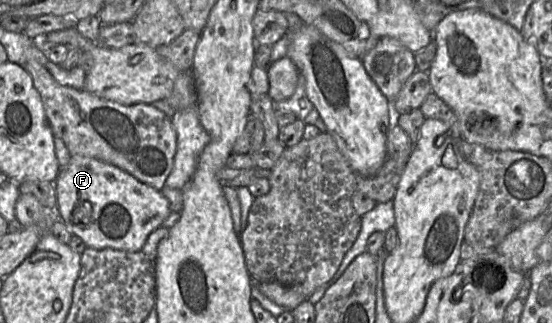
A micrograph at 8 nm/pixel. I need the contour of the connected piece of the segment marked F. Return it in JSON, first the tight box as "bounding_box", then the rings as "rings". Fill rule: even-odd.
{"bounding_box":[54,155,170,252],"rings":[[[73,155],[69,163],[60,169],[54,182],[57,207],[60,219],[67,225],[73,235],[80,237],[87,247],[94,249],[111,248],[130,252],[139,251],[149,234],[159,228],[170,215],[169,200],[161,191],[140,182],[138,179],[114,166],[113,164],[86,156]],[[88,201],[92,205],[92,213],[82,223],[75,223],[77,207]]]}

